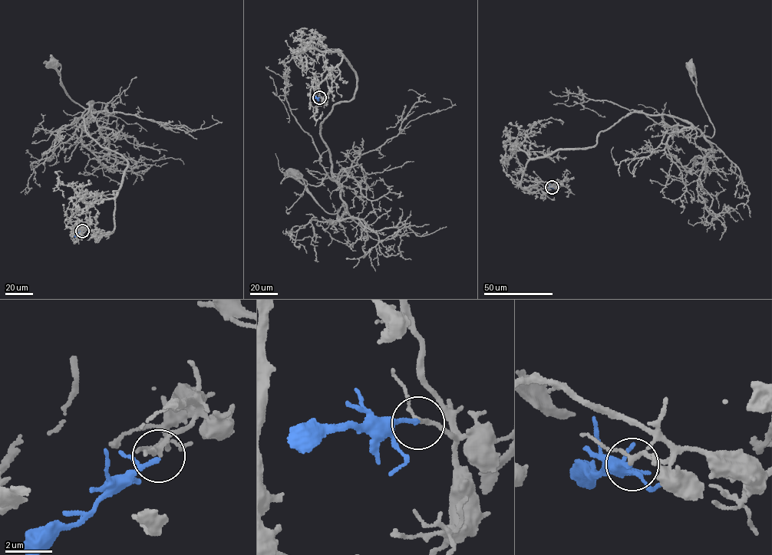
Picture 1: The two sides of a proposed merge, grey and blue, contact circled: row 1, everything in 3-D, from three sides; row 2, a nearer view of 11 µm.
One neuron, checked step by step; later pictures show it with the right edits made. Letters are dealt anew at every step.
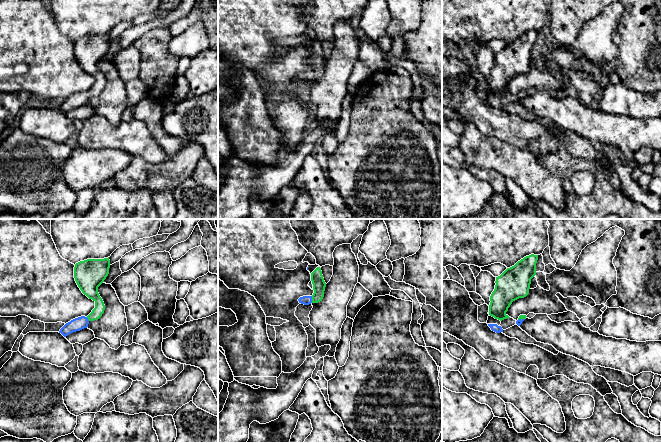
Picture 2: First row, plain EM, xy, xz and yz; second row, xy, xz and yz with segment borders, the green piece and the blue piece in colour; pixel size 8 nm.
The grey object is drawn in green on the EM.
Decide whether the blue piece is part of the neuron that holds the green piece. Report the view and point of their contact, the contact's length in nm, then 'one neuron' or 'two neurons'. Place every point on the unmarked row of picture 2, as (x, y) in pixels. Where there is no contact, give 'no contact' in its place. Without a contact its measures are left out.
xz (312, 75) | 60 nm | one neuron

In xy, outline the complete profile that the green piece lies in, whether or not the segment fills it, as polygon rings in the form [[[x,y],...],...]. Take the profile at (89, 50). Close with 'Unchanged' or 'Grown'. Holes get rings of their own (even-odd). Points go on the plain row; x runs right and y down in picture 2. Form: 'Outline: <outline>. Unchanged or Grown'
Outline: [[[87,35],[75,40],[74,54],[84,71],[95,78],[95,84],[87,92],[81,92],[66,99],[59,107],[64,113],[88,103],[90,97],[99,95],[105,86],[105,81],[98,69],[98,63],[109,50],[110,36]]]. Grown

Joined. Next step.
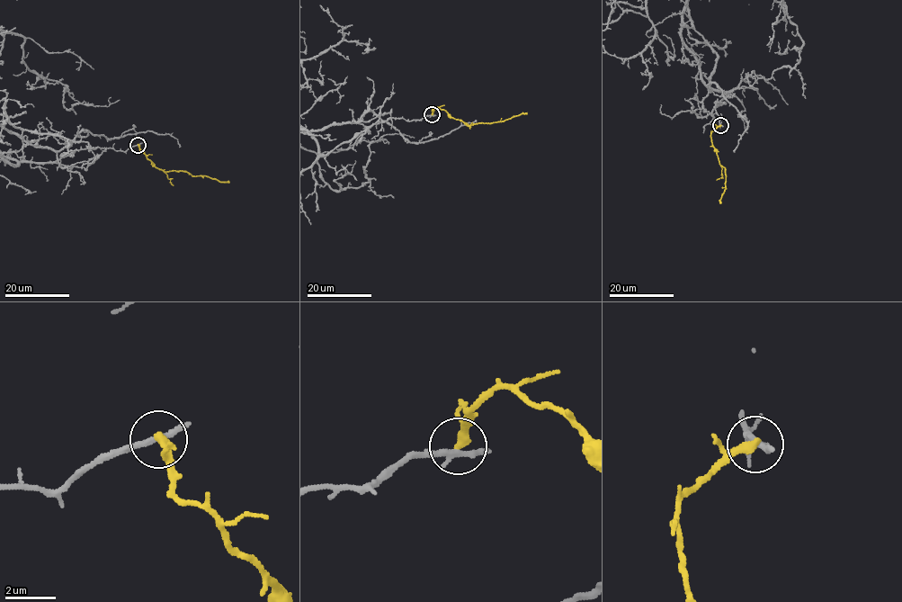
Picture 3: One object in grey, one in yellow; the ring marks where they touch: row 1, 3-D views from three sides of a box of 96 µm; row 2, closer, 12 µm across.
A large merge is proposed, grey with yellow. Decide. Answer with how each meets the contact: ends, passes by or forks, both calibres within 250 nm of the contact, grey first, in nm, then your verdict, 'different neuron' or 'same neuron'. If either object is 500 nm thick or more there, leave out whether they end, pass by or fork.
grey passes by; yellow ends there; 220 nm thick on the grey side, 320 nm on the other; same neuron

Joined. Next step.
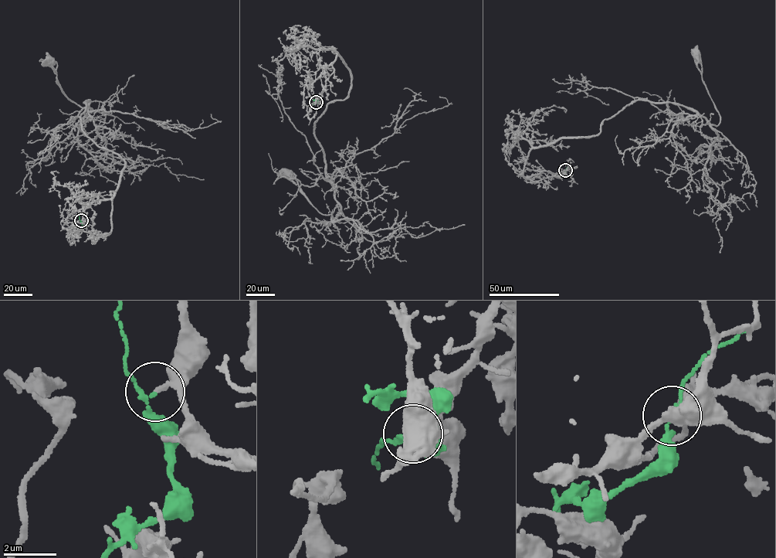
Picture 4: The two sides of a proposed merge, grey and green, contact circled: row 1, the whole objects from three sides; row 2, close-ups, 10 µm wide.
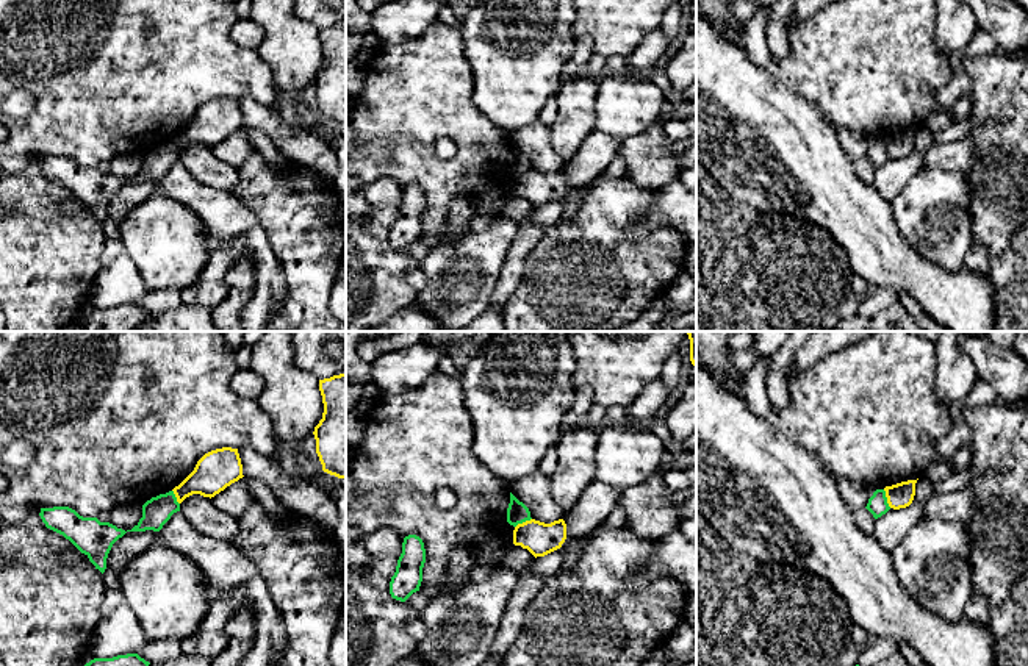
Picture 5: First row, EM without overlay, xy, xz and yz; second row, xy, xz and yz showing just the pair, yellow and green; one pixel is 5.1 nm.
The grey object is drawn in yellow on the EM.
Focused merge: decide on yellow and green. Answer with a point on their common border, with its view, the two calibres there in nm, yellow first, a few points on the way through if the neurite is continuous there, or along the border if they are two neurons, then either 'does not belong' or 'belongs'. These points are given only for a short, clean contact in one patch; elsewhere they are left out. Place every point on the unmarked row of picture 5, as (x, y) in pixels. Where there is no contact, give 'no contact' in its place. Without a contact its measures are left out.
yz (887, 149) | 130/100 nm | along yz (883, 139), (891, 157) | does not belong

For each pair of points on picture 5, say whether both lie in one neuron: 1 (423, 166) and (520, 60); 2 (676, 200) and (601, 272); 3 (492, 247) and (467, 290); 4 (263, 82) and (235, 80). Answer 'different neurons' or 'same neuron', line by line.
1: different neurons
2: different neurons
3: same neuron
4: same neuron

